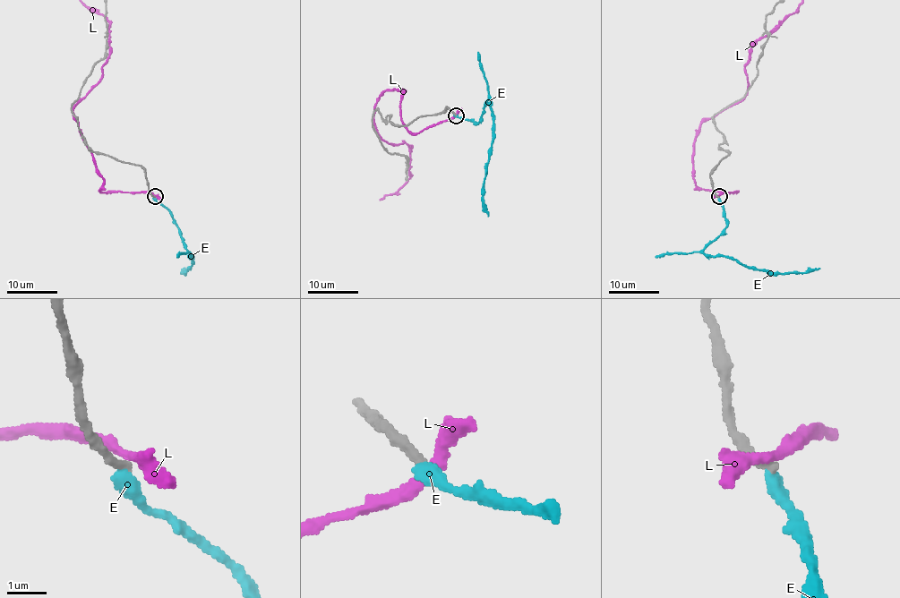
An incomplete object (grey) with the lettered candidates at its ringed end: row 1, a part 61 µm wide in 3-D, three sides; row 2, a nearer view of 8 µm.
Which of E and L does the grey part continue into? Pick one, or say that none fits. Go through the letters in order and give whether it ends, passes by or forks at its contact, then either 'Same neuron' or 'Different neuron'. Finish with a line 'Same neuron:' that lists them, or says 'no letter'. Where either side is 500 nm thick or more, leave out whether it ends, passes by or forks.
E: It ends there. Different neuron
L: It passes by. Different neuron
Same neuron: no letter

